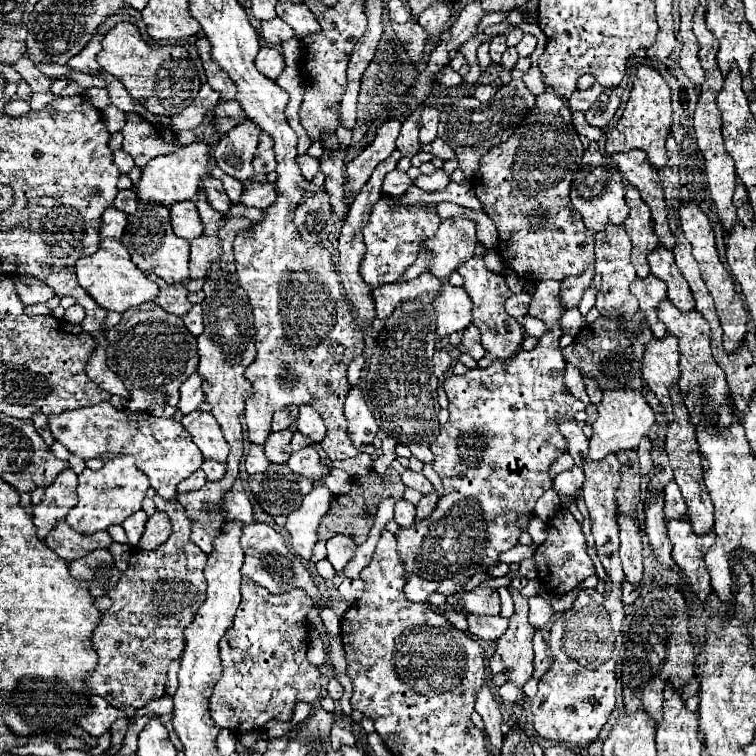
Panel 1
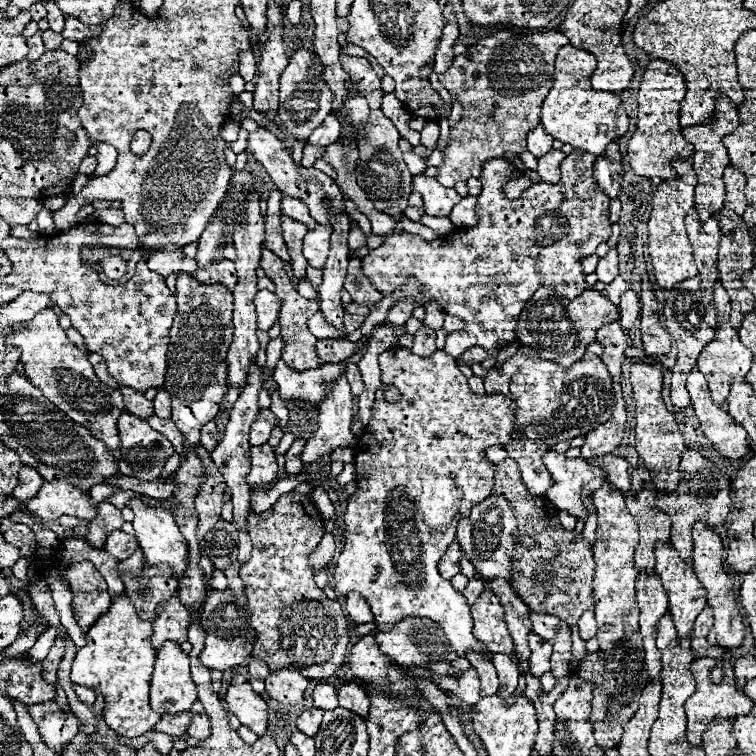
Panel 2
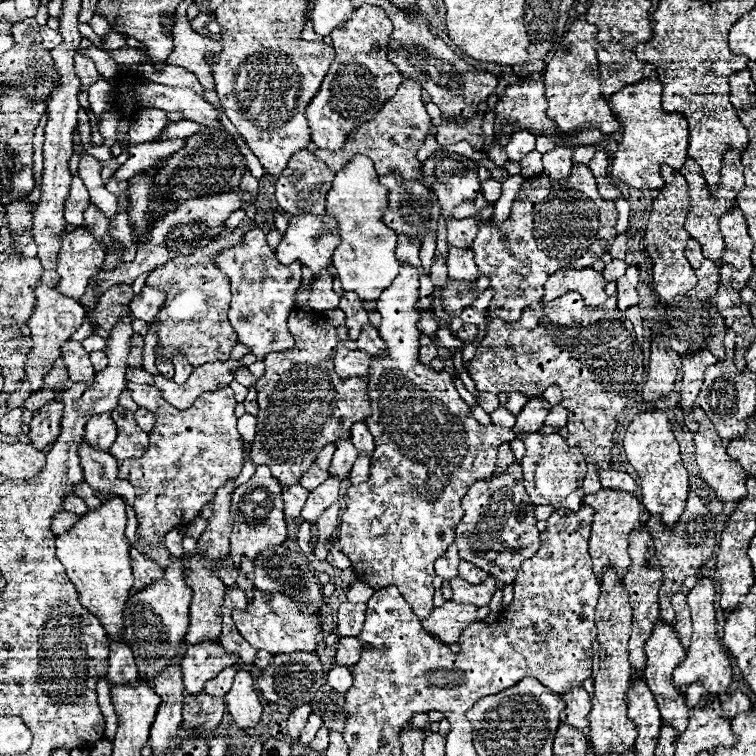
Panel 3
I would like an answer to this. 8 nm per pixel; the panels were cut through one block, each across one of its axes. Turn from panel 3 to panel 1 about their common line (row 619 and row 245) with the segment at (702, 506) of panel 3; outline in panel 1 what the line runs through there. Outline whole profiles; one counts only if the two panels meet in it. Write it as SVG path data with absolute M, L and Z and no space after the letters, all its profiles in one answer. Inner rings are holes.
M644 150L618 152L618 154L612 154L612 158L618 164L622 176L640 192L642 200L650 206L652 226L660 238L660 244L666 250L672 250L674 248L674 236L668 228L664 192L662 192L662 182L658 178L658 170L654 170L650 166Z

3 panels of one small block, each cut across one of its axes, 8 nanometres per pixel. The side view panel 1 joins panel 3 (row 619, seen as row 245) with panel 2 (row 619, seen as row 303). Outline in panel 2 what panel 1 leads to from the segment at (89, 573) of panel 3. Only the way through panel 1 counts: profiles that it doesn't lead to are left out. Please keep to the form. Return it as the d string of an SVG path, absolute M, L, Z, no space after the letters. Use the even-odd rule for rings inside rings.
M122 592L116 596L106 614L94 622L86 634L86 646L78 648L70 680L80 686L94 686L102 692L106 706L104 706L104 720L106 724L122 736L138 738L154 728L160 722L160 714L152 712L148 702L148 688L150 676L154 668L156 650L150 644L152 636L152 622L142 620L126 596Z

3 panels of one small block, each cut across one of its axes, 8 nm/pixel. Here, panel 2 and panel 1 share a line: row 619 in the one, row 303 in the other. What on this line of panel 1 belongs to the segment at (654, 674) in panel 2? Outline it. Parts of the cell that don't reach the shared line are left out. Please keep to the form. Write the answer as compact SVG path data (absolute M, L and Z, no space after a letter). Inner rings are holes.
M650 274L650 276L644 278L644 280L638 278L638 280L630 286L630 290L632 290L632 294L638 298L640 310L644 312L646 322L648 322L648 326L652 328L654 336L656 336L658 340L662 340L664 334L666 334L666 326L658 320L656 310L658 310L658 304L668 298L668 294L666 294L666 284L664 284L662 280L658 280L656 276Z

